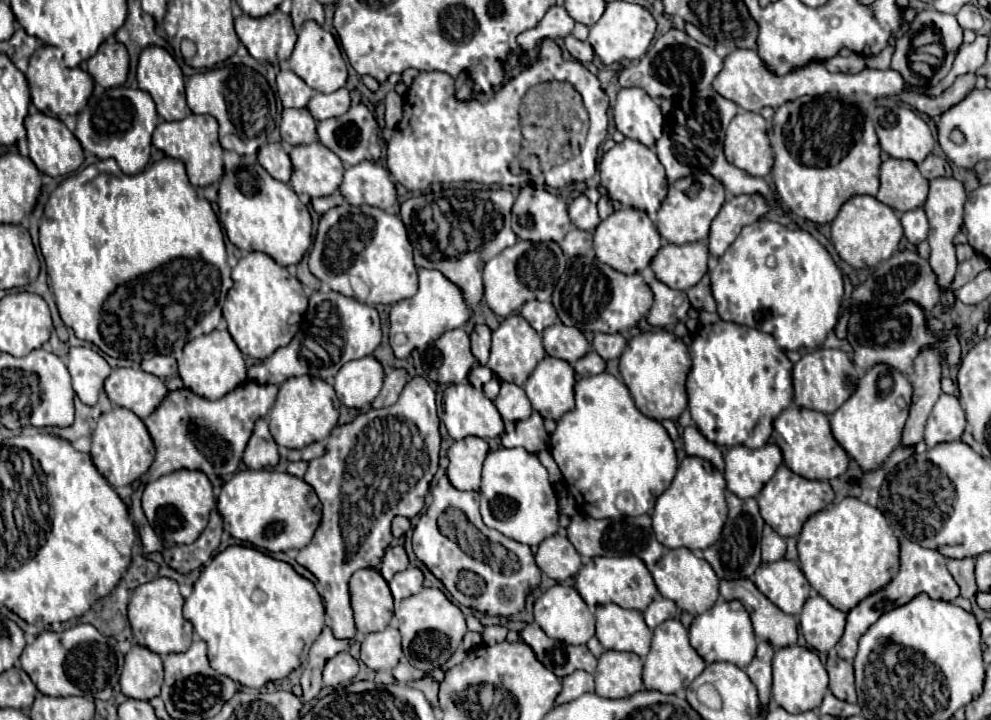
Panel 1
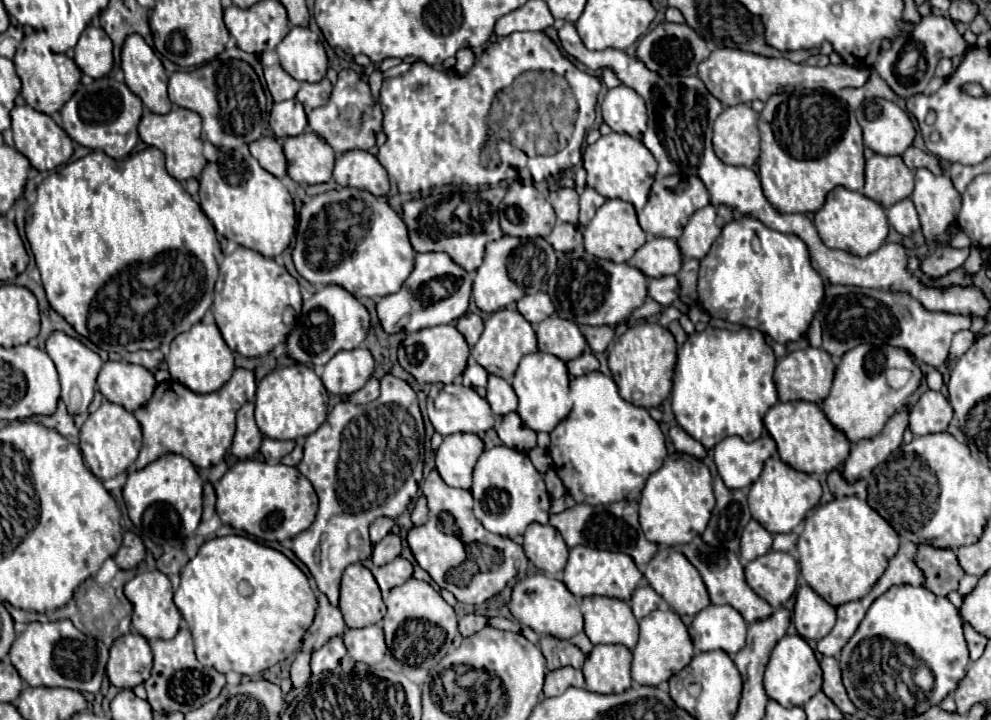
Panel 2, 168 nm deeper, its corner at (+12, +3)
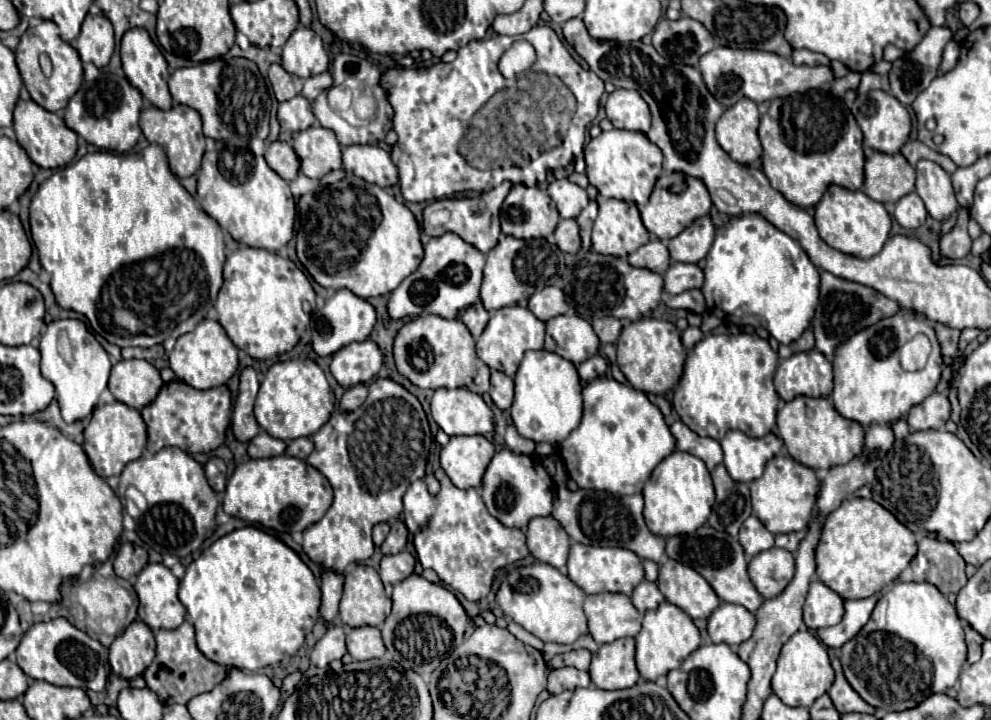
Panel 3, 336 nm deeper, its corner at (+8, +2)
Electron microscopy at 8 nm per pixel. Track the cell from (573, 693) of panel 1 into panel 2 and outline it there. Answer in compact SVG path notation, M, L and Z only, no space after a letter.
M560 667L556 671L546 673L546 685L544 685L544 697L556 697L562 695L568 687L572 687L576 681L576 669L574 667Z

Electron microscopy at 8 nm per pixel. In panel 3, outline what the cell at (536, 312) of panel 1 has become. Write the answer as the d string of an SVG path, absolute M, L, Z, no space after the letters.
M546 286L544 290L536 292L530 296L528 308L534 312L534 316L542 322L566 314L568 312L568 302L564 300L564 292L558 286Z

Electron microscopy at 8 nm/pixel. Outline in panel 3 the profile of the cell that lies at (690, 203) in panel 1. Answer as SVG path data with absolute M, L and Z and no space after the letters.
M682 172L662 174L654 186L654 192L650 196L650 202L644 206L642 222L648 232L656 234L662 242L668 242L670 238L678 236L688 224L692 224L696 218L702 218L710 212L712 200L708 196L708 190L704 188L702 180L696 180L692 176L684 176Z

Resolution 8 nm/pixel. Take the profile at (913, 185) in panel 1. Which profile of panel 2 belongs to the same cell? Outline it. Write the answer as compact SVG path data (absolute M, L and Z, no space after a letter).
M874 155L866 160L864 175L864 195L884 209L908 199L914 191L914 171L904 165L902 157Z

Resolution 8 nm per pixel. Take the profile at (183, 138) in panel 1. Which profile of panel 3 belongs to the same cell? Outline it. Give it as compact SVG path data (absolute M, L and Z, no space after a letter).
M174 104L170 110L160 110L156 106L144 108L140 114L140 128L148 142L160 144L166 150L170 160L170 170L178 178L188 178L198 172L204 154L204 134L202 134L200 114L194 108L182 104Z

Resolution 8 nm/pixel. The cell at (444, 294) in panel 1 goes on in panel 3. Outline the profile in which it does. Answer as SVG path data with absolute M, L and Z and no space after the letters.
M446 232L444 236L430 238L424 248L424 258L416 272L406 276L402 284L390 294L388 312L392 318L406 318L406 316L426 316L438 314L442 318L456 318L456 314L480 300L480 282L484 270L486 256L476 252L472 244L460 240L454 232Z

